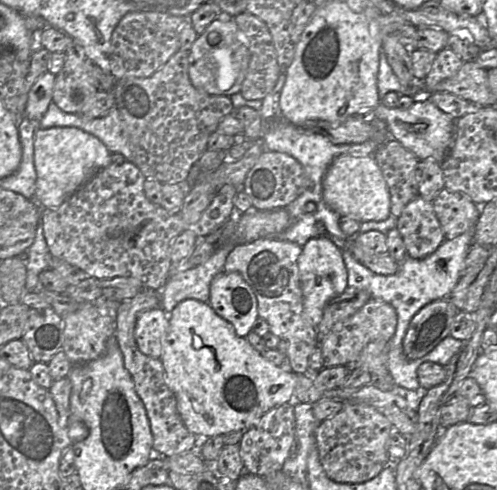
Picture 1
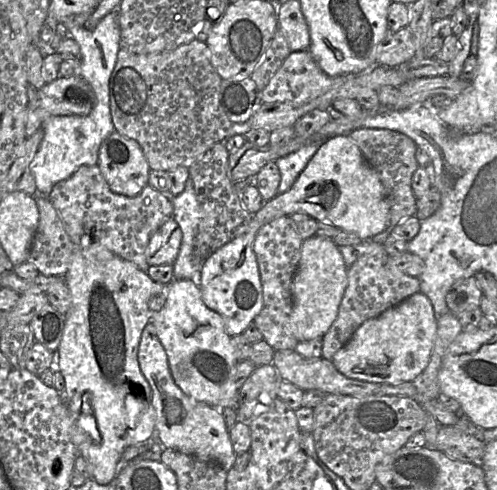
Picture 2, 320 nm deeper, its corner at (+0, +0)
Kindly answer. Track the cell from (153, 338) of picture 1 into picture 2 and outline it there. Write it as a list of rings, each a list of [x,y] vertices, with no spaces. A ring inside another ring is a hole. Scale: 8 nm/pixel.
[[[149,322],[142,331],[138,348],[140,370],[151,387],[151,403],[155,410],[155,438],[165,449],[191,455],[199,460],[215,462],[226,472],[232,469],[236,454],[221,409],[188,397],[175,383],[166,352]]]

